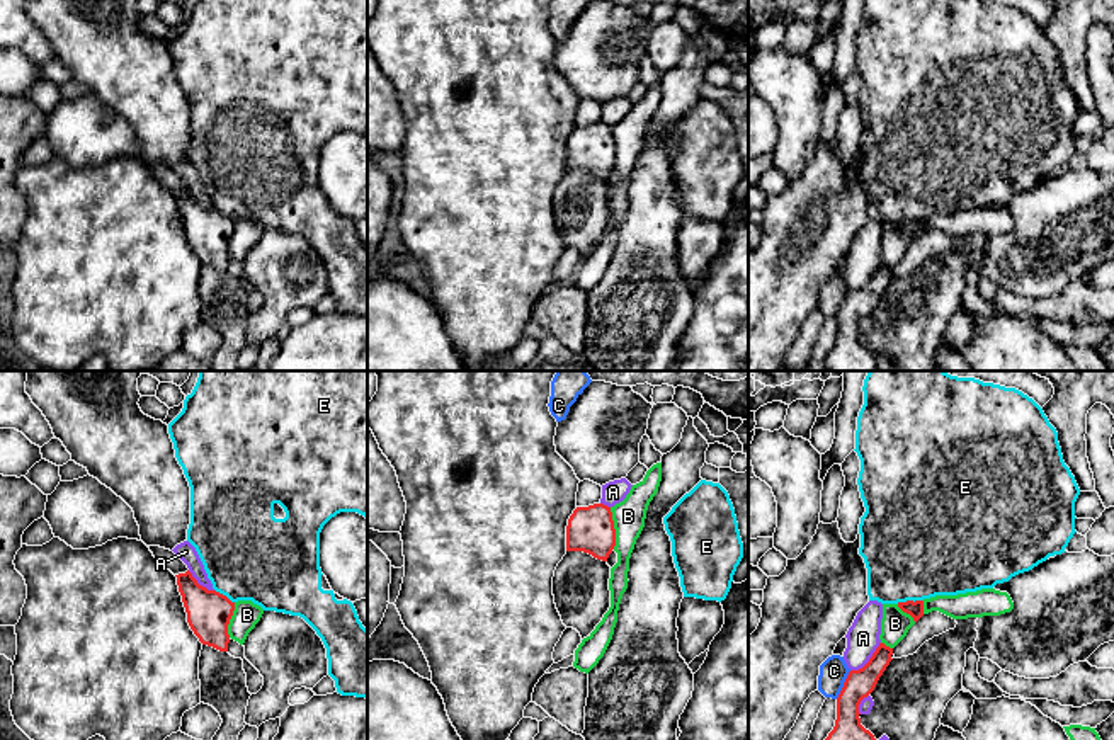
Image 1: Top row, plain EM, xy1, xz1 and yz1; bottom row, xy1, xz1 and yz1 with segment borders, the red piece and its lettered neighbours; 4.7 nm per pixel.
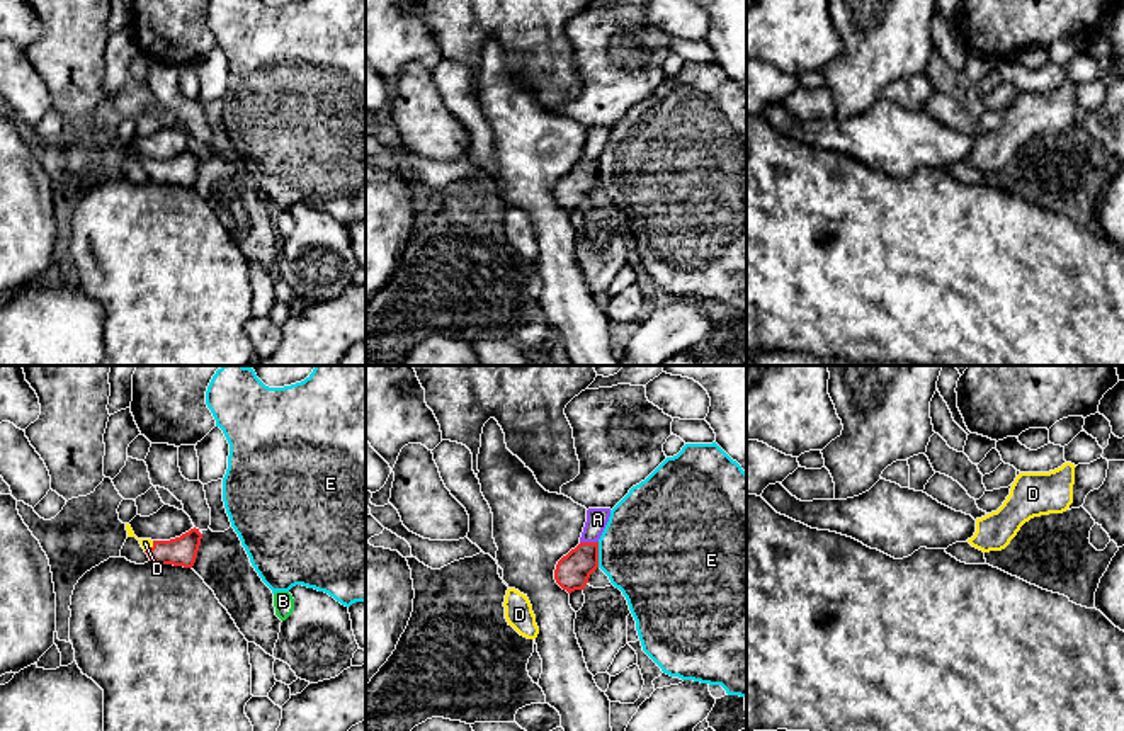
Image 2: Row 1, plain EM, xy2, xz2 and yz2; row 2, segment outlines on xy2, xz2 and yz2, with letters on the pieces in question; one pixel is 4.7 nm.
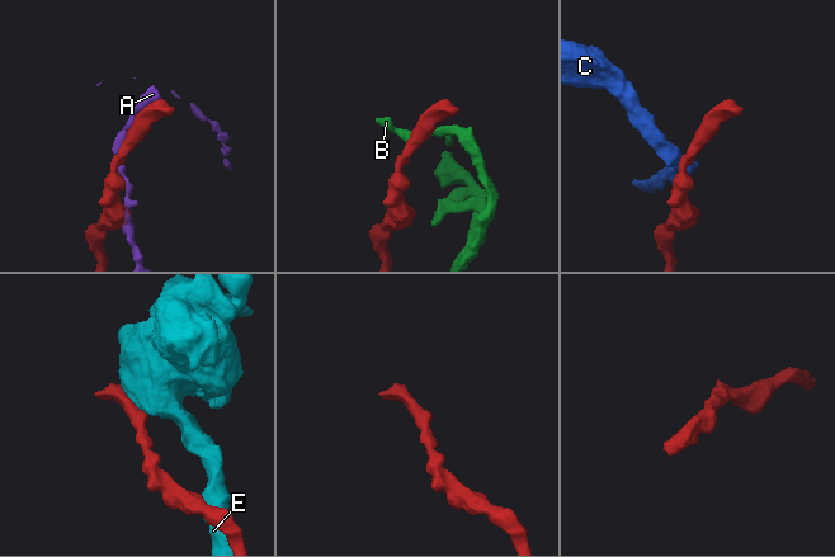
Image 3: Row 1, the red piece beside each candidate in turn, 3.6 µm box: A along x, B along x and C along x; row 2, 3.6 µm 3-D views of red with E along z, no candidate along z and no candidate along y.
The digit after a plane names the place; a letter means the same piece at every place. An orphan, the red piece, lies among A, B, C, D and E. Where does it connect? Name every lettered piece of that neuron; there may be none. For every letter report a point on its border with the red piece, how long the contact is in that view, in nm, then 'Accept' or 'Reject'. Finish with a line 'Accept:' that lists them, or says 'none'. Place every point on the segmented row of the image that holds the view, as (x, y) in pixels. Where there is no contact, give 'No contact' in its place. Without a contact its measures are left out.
A: Touches red at yz1 (869, 660). Shared border 200 nm. Reject
B: Touches red at xz1 (613, 528). Shared border 200 nm. Reject
C: Touches red at yz1 (844, 684). Shared border 150 nm. Reject
D: Touches red at xy2 (152, 548). Shared border 70 nm. Accept
E: Touches red at yz1 (909, 601). Shared border 130 nm. Reject
Accept: D

